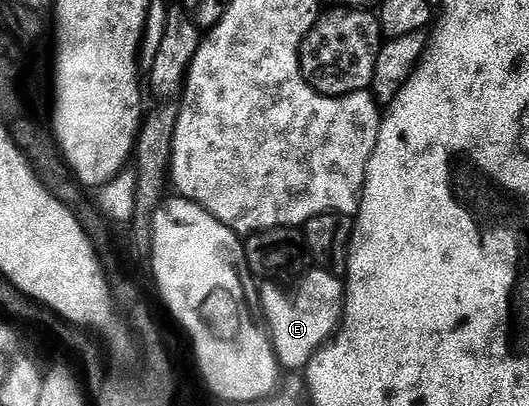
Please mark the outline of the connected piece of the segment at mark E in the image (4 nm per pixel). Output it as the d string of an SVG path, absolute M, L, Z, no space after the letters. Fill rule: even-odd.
M313 267L301 279L297 302L293 302L277 286L280 284L265 283L261 289L261 309L265 312L266 321L264 324L273 342L277 363L285 371L304 370L309 360L336 334L345 312L345 282L338 274Z

